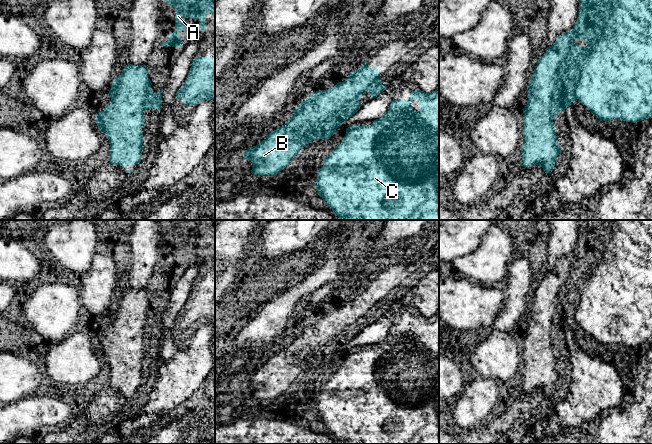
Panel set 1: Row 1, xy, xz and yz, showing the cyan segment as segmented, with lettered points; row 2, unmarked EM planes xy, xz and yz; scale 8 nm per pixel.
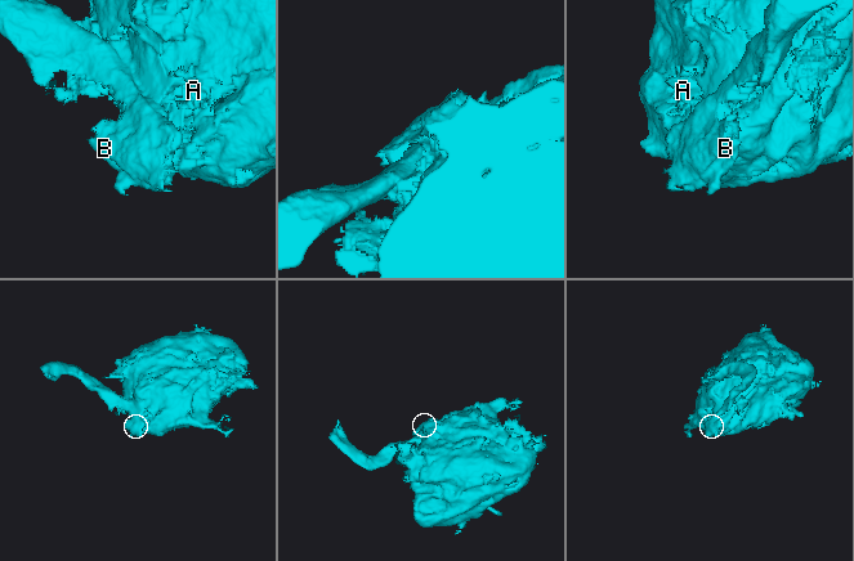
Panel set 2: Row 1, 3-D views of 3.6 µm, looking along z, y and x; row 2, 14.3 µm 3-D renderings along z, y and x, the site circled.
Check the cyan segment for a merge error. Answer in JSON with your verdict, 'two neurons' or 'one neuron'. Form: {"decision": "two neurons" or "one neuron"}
{"decision": "two neurons"}

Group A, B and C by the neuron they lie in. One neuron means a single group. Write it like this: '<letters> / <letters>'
A C / B

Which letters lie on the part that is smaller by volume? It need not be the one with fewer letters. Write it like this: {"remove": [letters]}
{"remove": ["B"]}

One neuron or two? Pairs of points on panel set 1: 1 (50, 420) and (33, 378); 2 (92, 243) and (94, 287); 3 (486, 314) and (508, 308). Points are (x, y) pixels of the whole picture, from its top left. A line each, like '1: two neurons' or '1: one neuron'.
1: two neurons
2: two neurons
3: two neurons

